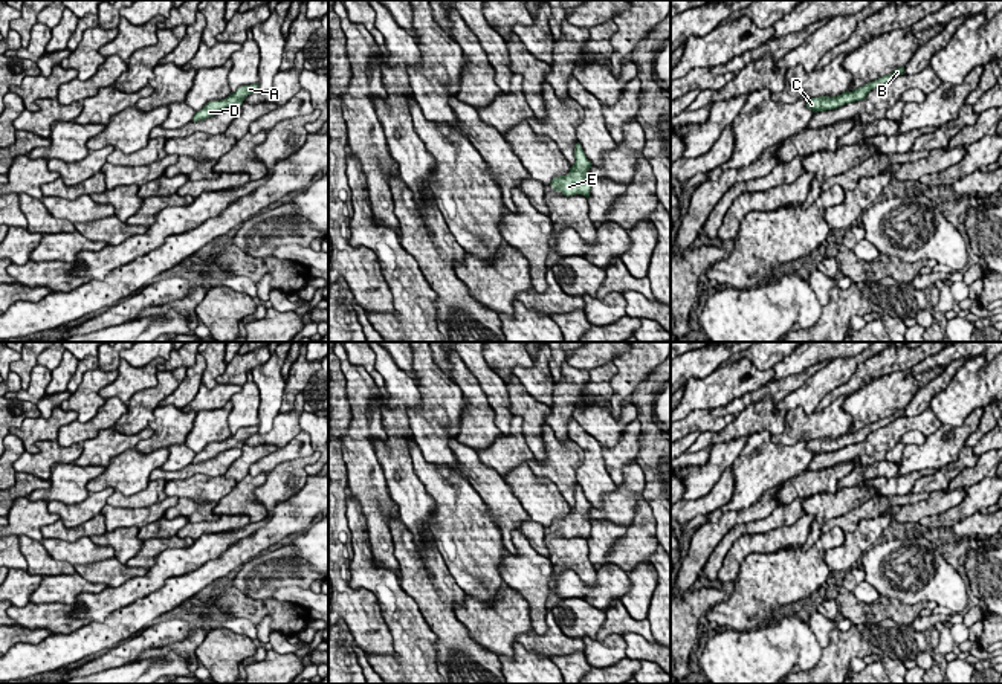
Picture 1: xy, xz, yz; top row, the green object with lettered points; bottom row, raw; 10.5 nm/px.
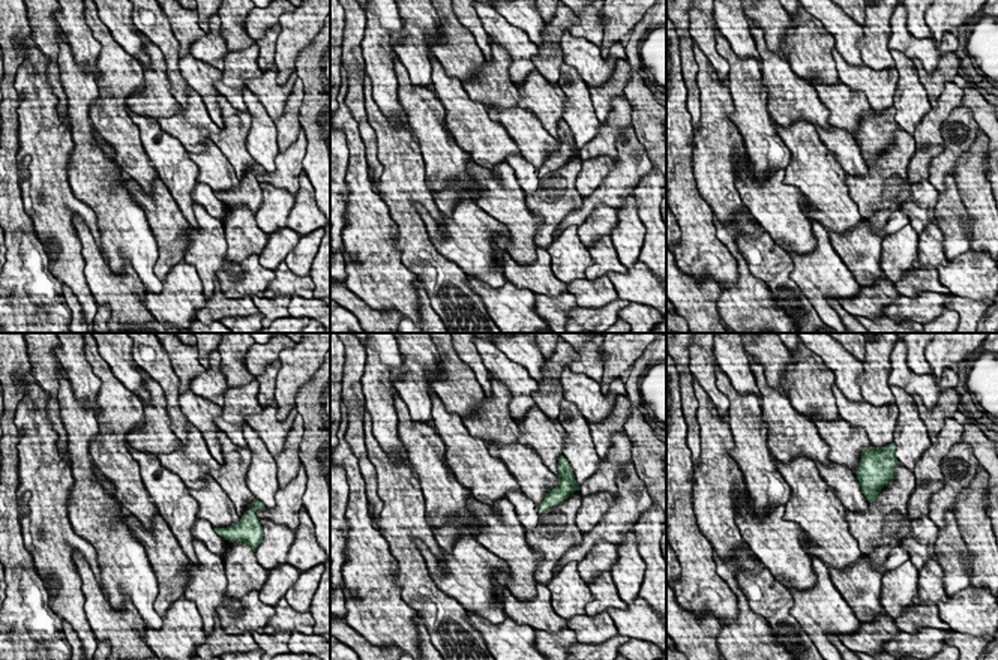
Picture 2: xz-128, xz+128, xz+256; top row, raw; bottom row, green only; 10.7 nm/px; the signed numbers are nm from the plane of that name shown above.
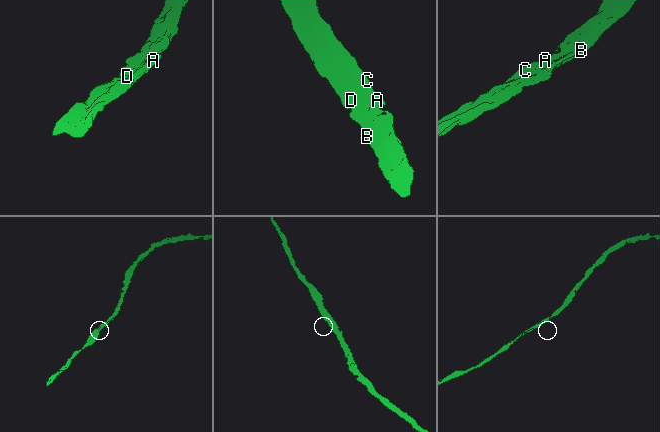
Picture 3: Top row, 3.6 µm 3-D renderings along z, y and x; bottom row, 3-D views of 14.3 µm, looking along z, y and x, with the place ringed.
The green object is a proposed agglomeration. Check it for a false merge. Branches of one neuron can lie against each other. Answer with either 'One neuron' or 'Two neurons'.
One neuron

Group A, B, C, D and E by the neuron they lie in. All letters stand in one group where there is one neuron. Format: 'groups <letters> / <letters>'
groups A B C D E

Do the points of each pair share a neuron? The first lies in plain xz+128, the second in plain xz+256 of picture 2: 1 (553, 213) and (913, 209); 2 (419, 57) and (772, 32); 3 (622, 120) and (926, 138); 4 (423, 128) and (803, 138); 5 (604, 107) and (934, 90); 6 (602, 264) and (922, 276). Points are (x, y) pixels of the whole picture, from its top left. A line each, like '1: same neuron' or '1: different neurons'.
1: different neurons
2: different neurons
3: same neuron
4: different neurons
5: same neuron
6: different neurons

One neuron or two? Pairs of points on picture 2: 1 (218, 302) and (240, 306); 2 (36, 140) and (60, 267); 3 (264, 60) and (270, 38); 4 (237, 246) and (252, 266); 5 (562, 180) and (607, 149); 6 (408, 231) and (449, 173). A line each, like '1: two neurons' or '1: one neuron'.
1: one neuron
2: one neuron
3: one neuron
4: two neurons
5: two neurons
6: two neurons

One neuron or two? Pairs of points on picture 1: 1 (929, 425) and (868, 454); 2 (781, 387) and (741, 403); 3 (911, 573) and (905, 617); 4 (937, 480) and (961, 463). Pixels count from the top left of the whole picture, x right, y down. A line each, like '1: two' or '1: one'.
1: one
2: one
3: two
4: one

